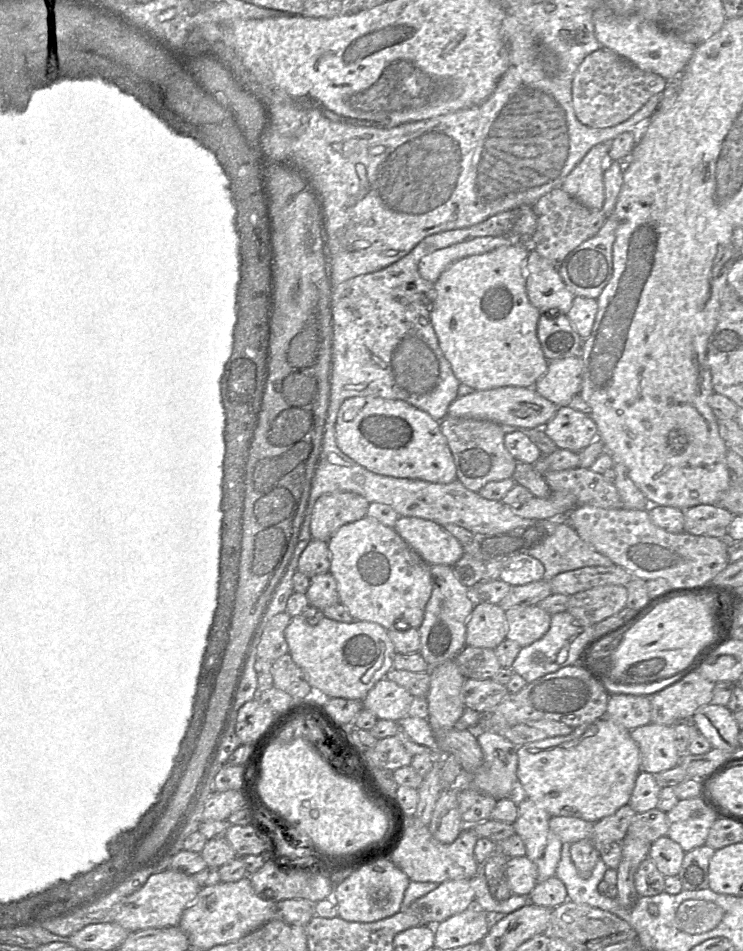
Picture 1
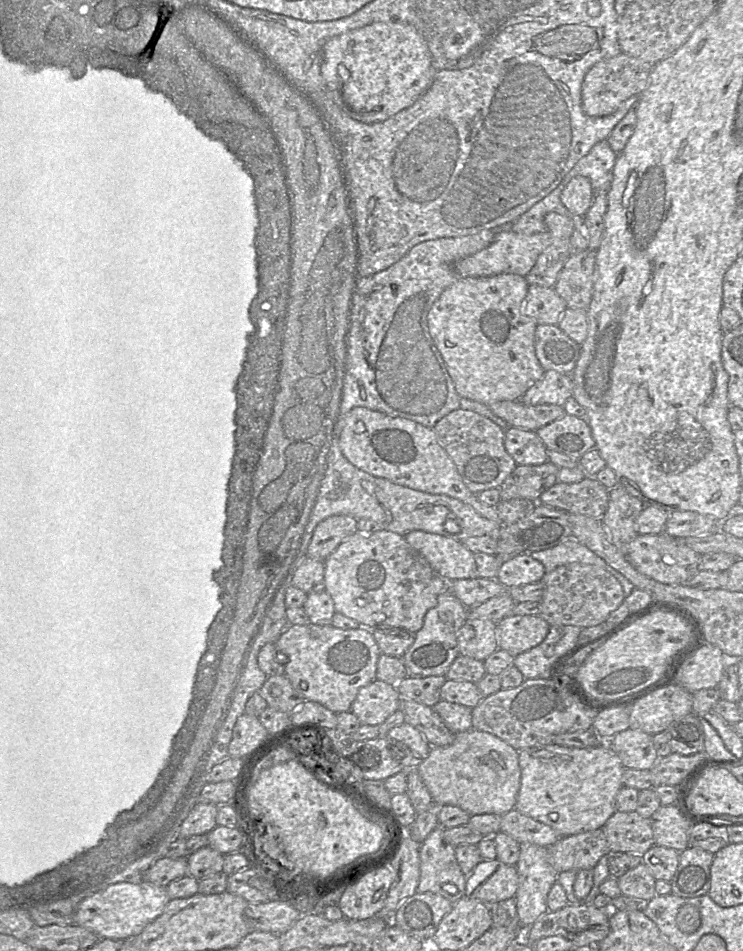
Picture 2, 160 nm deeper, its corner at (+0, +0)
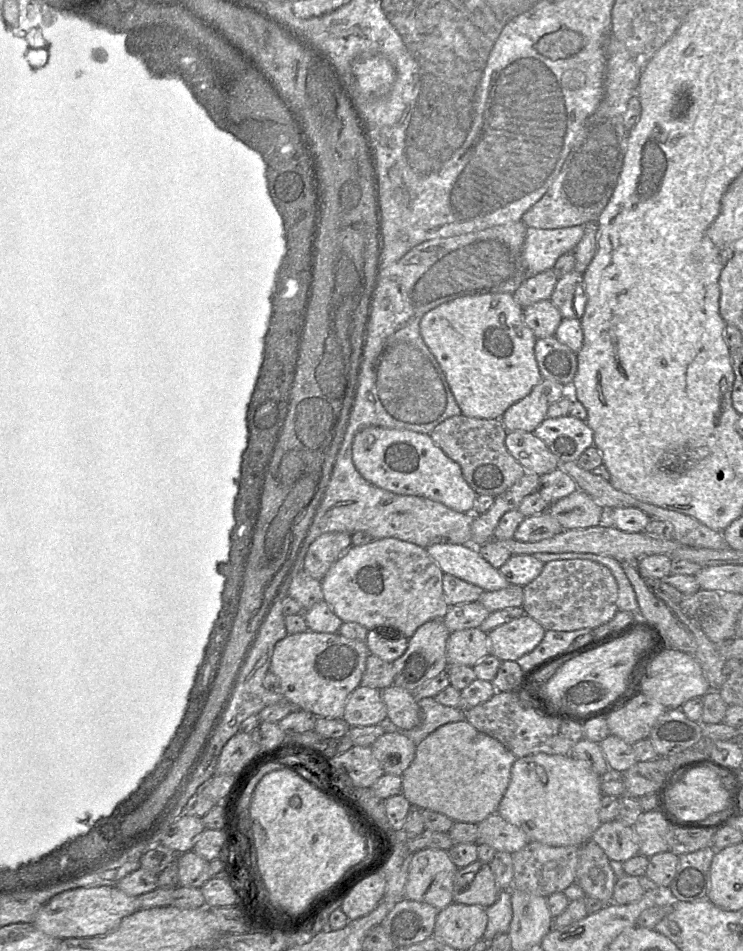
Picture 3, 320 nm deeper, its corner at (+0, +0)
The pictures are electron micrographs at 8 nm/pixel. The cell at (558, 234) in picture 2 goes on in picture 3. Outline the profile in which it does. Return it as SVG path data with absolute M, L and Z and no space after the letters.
M551 268L527 278L512 295L524 309L536 302L549 300L557 281Z

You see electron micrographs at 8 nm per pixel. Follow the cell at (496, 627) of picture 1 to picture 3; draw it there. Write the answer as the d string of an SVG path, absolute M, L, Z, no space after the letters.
M477 628L451 632L446 643L446 657L449 665L473 667L490 654L488 633Z

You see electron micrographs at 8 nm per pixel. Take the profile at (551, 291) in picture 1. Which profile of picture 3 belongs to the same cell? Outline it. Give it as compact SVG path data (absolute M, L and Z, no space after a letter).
M549 300L536 302L524 311L524 322L532 330L537 339L554 336L562 316Z

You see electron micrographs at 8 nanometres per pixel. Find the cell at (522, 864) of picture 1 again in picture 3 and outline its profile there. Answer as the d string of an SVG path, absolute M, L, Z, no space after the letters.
M480 860L459 868L453 887L453 901L465 905L478 905L483 908L492 906L501 893L490 863Z

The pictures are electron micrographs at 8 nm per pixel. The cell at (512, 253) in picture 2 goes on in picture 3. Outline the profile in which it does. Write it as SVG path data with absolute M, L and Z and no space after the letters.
M583 225L556 229L527 227L522 252L527 277L553 268L561 255L575 250L583 234Z

